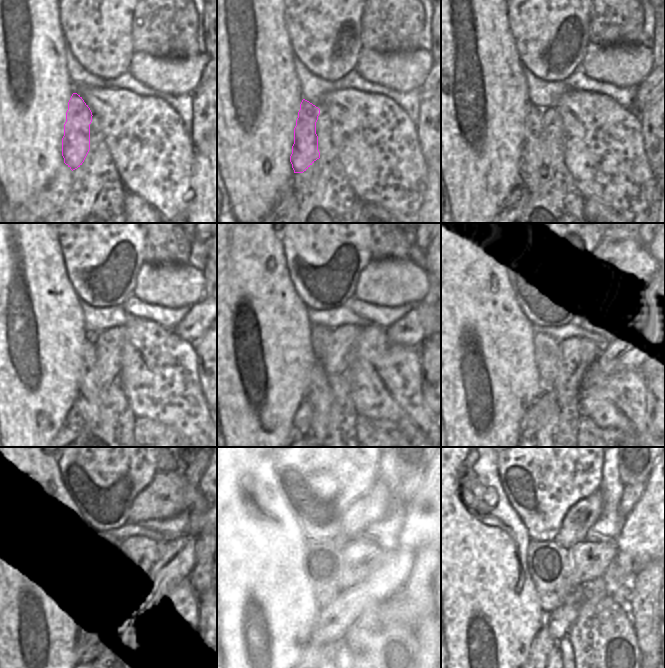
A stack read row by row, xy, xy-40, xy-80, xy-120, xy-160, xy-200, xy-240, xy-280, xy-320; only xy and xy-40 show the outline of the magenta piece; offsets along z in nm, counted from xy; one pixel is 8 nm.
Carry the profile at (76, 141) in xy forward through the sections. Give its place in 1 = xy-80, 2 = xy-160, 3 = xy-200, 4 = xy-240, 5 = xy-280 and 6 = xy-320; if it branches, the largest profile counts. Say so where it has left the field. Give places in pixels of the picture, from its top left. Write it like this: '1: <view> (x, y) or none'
1: xy-80 (532, 160)
2: xy-160 (319, 397)
3: xy-200 (546, 400)
4: xy-240 (107, 650)
5: xy-280 (328, 650)
6: xy-320 (556, 650)

